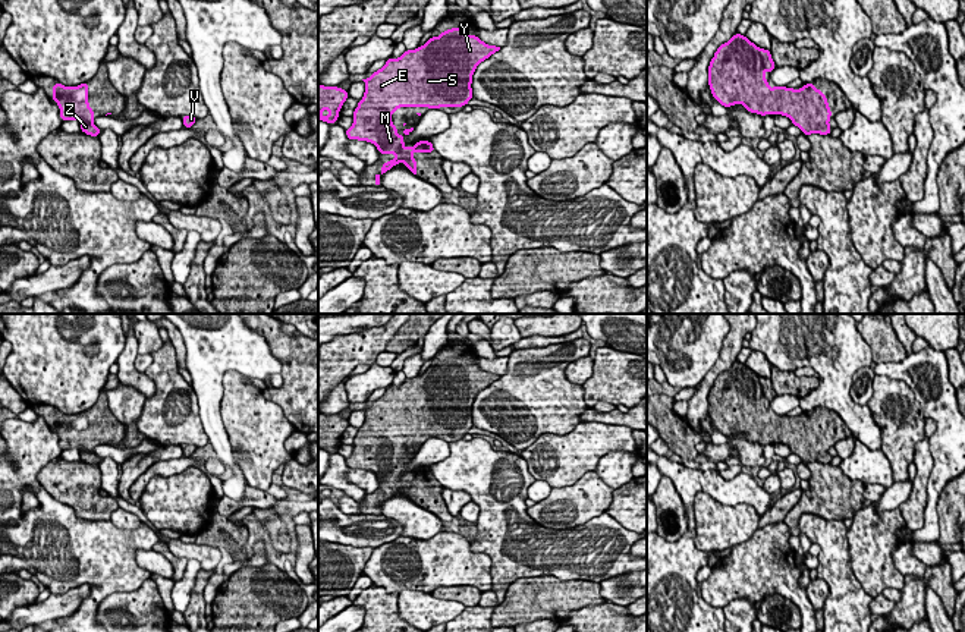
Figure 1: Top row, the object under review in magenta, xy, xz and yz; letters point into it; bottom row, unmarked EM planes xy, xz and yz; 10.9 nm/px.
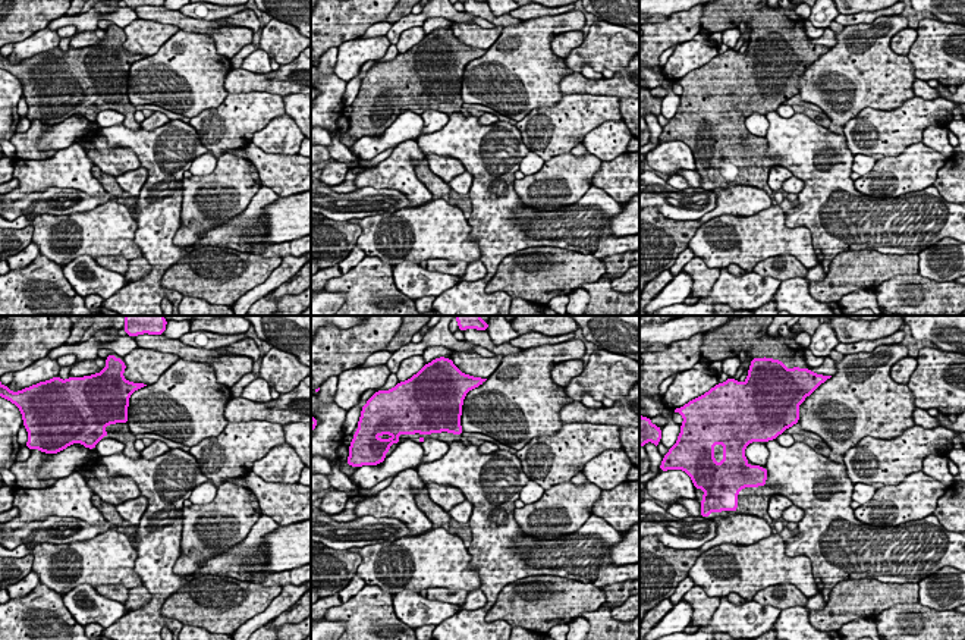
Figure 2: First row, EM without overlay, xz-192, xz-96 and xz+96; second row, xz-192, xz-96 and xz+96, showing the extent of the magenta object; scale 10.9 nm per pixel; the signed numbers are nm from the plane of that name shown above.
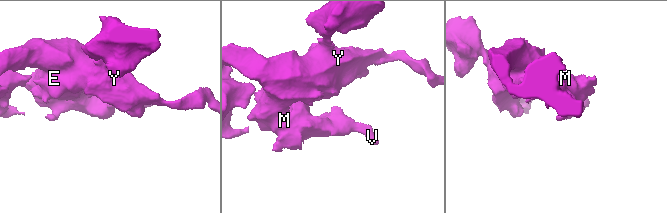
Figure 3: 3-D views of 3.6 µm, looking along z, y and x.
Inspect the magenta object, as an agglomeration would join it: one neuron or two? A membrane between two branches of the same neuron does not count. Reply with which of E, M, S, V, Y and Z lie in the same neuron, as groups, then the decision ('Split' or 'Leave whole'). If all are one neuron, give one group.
Groups: E M S V Y Z. Leave whole

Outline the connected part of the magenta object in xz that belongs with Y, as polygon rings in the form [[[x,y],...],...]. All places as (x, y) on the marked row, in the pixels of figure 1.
[[[452,28],[447,31],[441,31],[440,37],[428,38],[422,47],[418,47],[415,50],[406,50],[399,59],[387,59],[386,65],[381,69],[374,72],[370,78],[362,79],[365,82],[364,98],[359,100],[358,107],[353,111],[352,126],[349,129],[345,129],[346,136],[348,139],[359,139],[374,144],[380,154],[396,155],[393,160],[386,161],[381,166],[381,173],[375,174],[374,186],[381,186],[380,176],[399,163],[403,163],[414,174],[417,174],[417,160],[412,155],[414,151],[436,151],[431,141],[418,141],[414,147],[406,147],[403,136],[396,133],[399,128],[392,123],[392,113],[397,113],[399,107],[440,109],[468,106],[468,101],[474,97],[471,84],[477,66],[499,50],[500,47],[488,45],[484,41],[481,41],[477,35],[468,35],[462,28]]]

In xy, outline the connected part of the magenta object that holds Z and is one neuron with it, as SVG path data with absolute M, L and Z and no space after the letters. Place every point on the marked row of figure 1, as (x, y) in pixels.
M56 82L51 100L59 106L62 120L76 119L84 133L91 136L100 135L101 129L92 125L95 117L88 103L88 82L78 87L65 87Z

